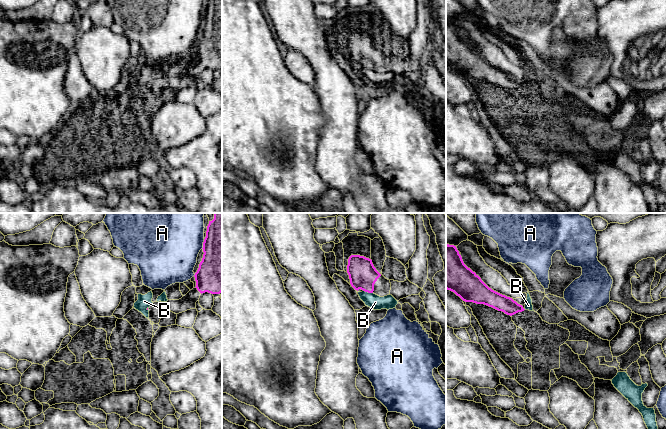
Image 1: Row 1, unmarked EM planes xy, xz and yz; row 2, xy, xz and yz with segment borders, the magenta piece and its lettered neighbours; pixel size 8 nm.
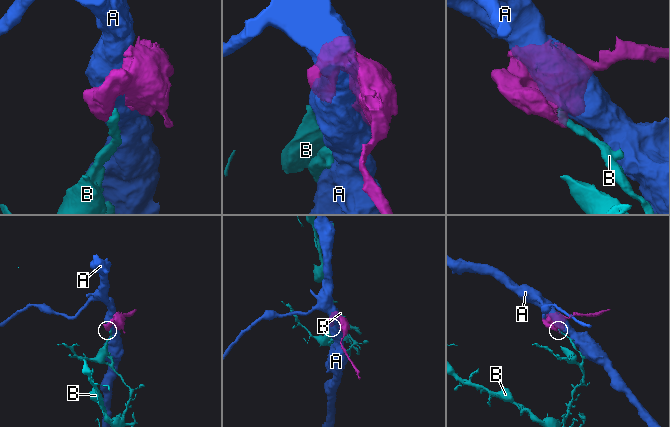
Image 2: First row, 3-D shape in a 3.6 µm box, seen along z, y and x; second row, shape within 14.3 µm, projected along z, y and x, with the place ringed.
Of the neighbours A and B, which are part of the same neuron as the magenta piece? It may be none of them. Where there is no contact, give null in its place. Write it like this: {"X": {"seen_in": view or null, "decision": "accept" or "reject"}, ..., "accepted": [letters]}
{"A": {"seen_in": "xy", "decision": "reject"}, "B": {"seen_in": "xz", "decision": "accept"}, "accepted": ["B"]}

